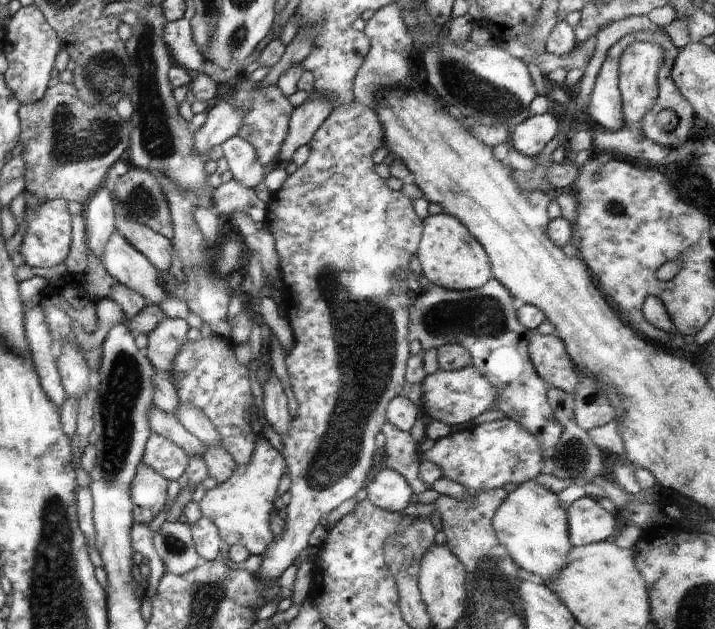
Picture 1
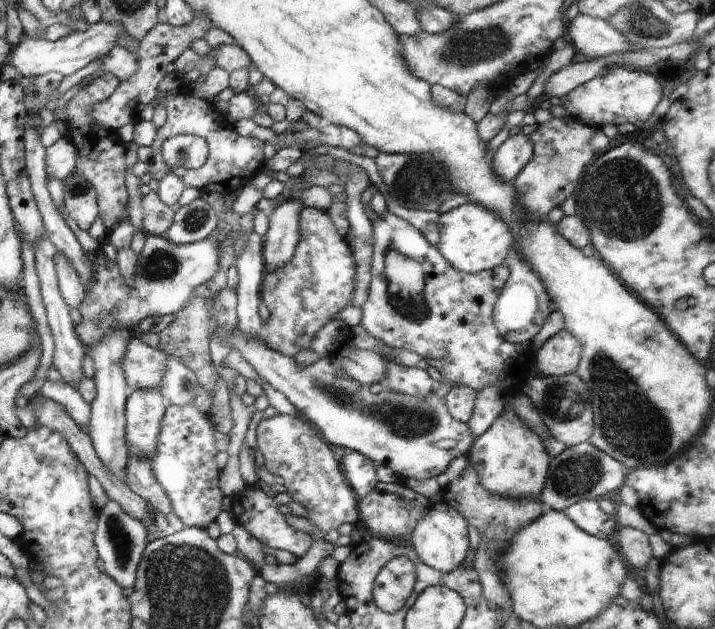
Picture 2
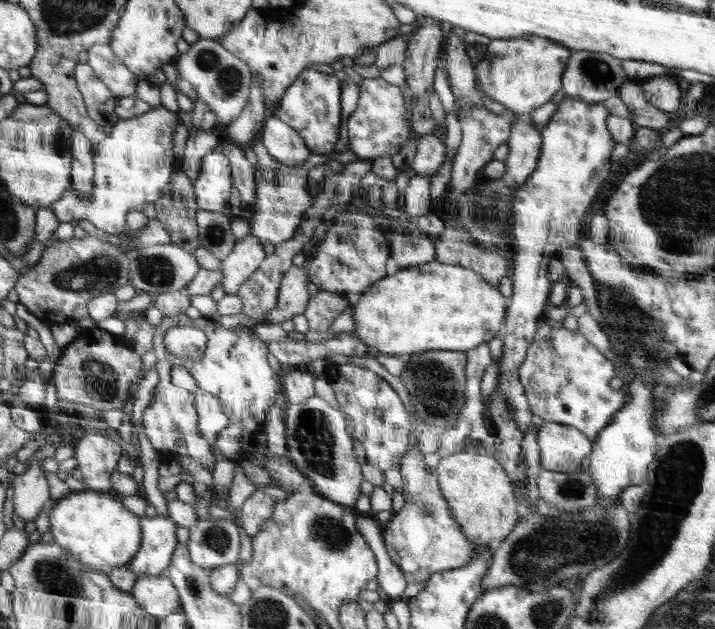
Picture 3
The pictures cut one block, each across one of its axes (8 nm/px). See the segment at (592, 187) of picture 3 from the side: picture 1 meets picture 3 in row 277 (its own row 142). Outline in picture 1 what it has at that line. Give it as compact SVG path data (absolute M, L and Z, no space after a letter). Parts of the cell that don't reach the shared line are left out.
M552 113L528 117L518 124L510 136L510 143L520 154L537 157L546 144L557 135L558 122Z

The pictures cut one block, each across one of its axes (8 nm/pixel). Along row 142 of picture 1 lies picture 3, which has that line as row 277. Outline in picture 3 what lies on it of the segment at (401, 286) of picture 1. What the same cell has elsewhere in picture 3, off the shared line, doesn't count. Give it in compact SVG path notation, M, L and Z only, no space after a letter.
M344 209L337 214L326 231L324 240L312 251L314 259L308 263L309 280L322 291L344 293L357 298L386 274L386 260L391 256L380 227L366 214Z

